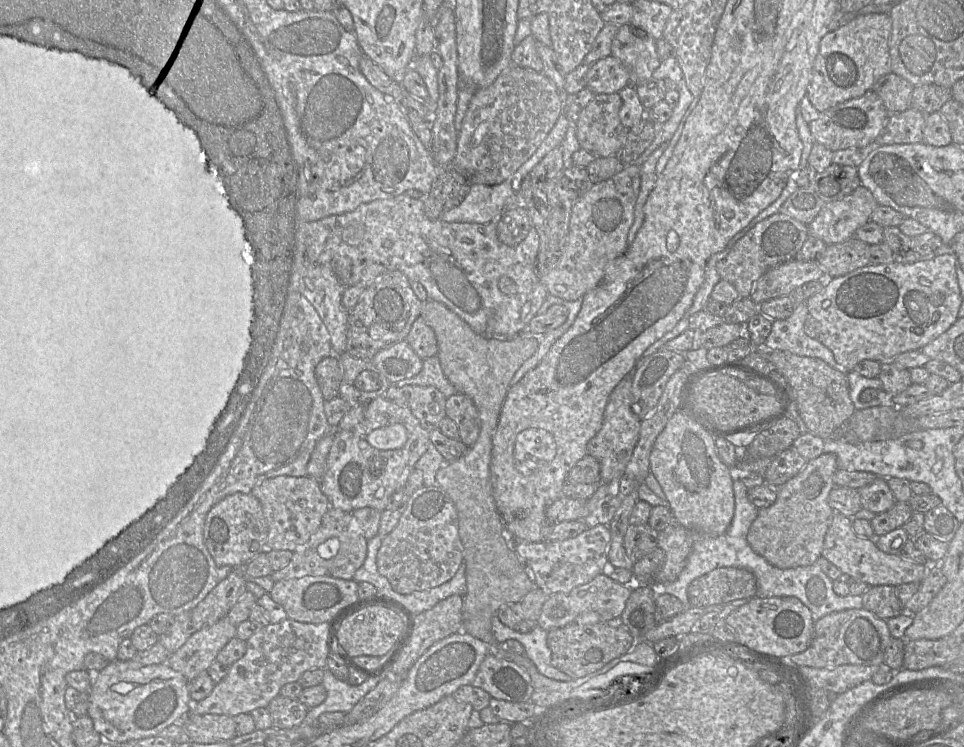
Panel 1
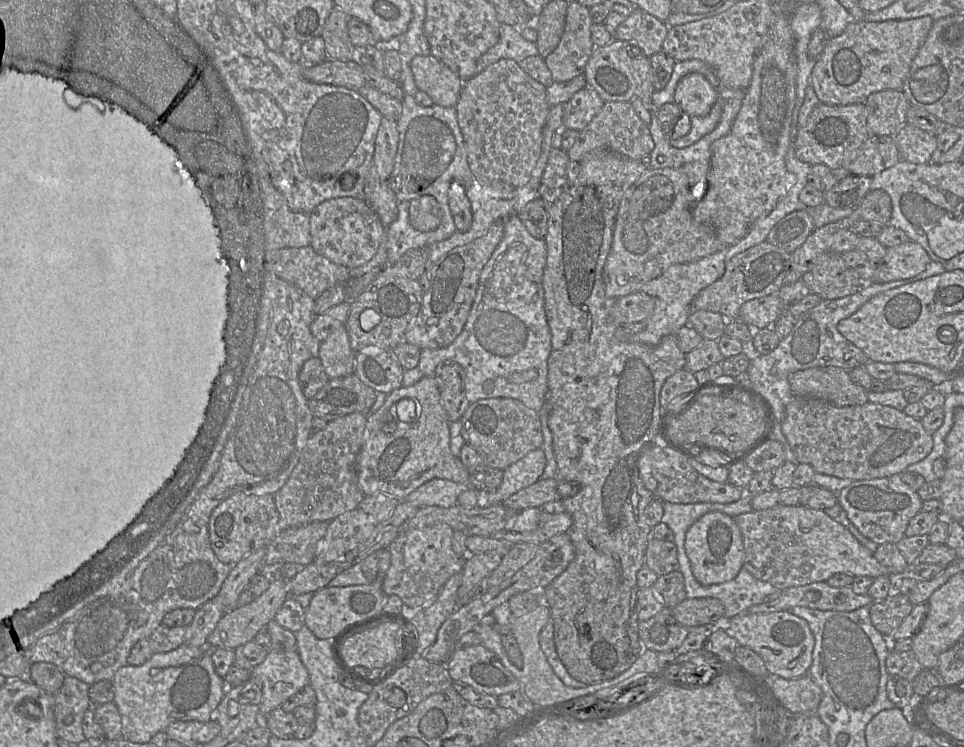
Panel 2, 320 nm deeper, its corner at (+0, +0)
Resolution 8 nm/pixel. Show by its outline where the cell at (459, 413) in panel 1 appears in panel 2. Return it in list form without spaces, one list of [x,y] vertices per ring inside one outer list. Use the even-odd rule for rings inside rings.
[[[489,398],[470,403],[460,418],[460,422],[462,437],[468,445],[476,450],[482,458],[483,464],[502,471],[523,458],[530,451],[541,448],[543,444],[539,415],[516,399]]]

